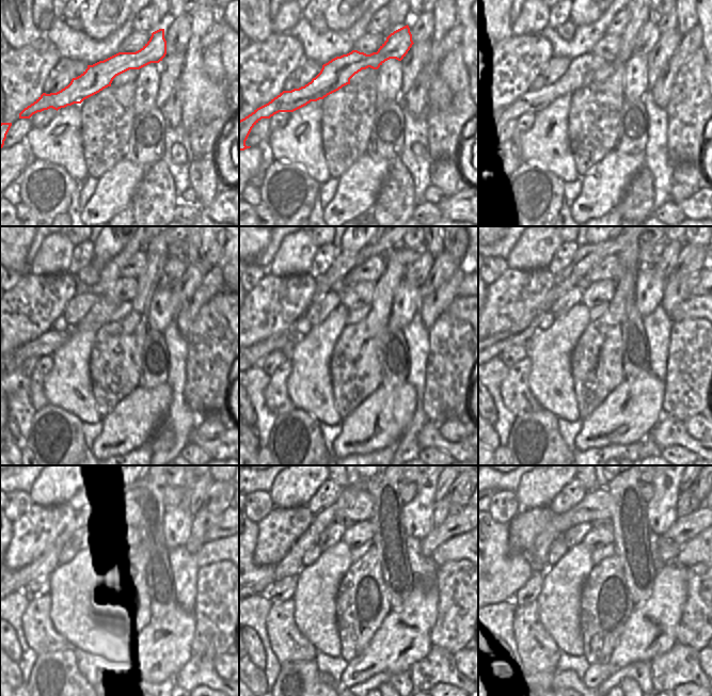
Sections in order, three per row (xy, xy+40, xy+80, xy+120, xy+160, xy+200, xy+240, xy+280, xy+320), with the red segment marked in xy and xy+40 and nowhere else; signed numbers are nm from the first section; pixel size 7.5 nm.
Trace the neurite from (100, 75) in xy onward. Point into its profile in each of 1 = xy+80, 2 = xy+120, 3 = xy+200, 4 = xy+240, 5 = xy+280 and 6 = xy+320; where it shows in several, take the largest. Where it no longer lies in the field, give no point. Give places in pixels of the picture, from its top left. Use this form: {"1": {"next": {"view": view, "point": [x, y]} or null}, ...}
{"1": {"next": {"view": "xy+80", "point": [582, 69]}}, "2": {"next": {"view": "xy+120", "point": [47, 344]}}, "3": {"next": {"view": "xy+200", "point": [665, 265]}}, "4": {"next": {"view": "xy+240", "point": [198, 492]}}, "5": {"next": {"view": "xy+280", "point": [442, 487]}}, "6": {"next": {"view": "xy+320", "point": [683, 487]}}}

